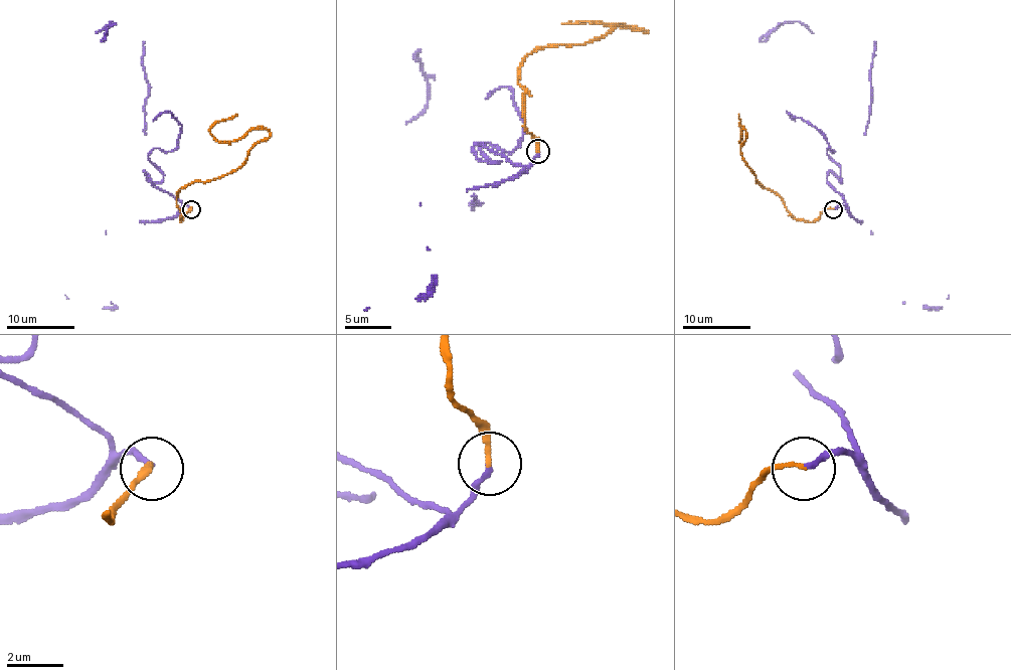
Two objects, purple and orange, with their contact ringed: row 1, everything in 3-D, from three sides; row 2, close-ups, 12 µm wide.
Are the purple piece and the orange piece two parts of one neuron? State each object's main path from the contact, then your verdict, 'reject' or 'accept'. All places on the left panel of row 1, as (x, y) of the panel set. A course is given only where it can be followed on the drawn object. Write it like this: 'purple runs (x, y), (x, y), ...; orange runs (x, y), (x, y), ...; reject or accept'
purple runs (191, 208), (144, 175), (163, 173), (148, 158), (143, 41), (111, 21), (104, 41); orange runs (191, 208), (181, 222), (180, 190), (235, 171), (270, 136), (218, 141), (217, 123), (237, 114); accept

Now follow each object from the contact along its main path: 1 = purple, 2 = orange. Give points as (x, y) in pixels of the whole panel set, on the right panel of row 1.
1: (833, 208), (845, 202), (827, 151), (865, 131), (874, 41), (798, 21), (760, 41)
2: (833, 208), (805, 222), (755, 180), (740, 151), (745, 136), (743, 129), (738, 141), (738, 114)

